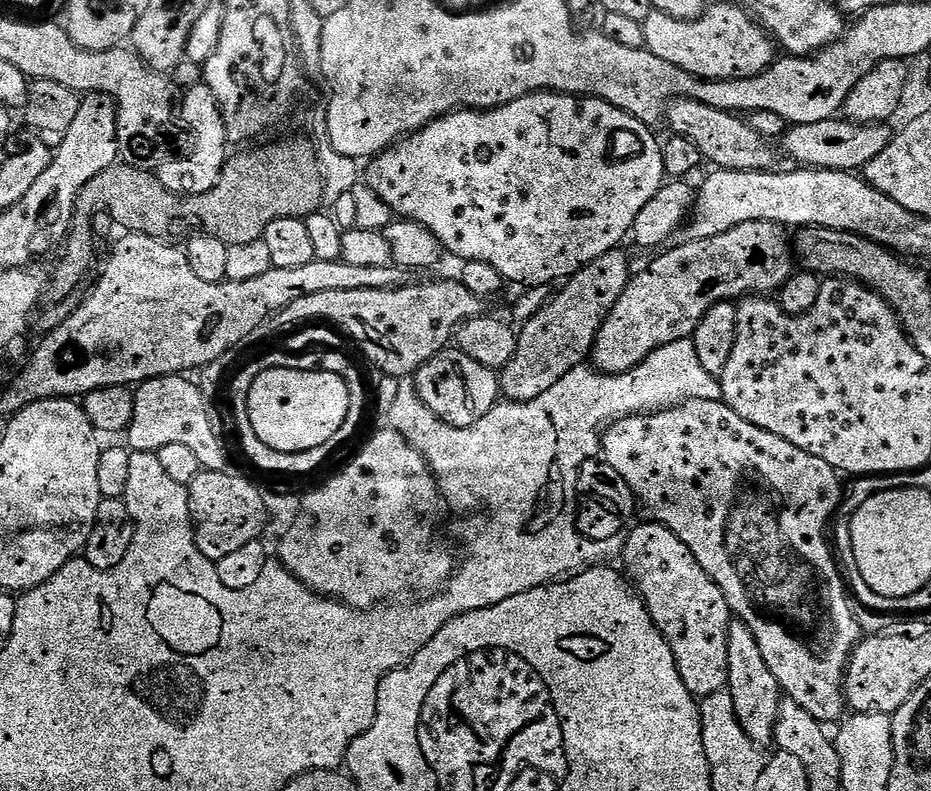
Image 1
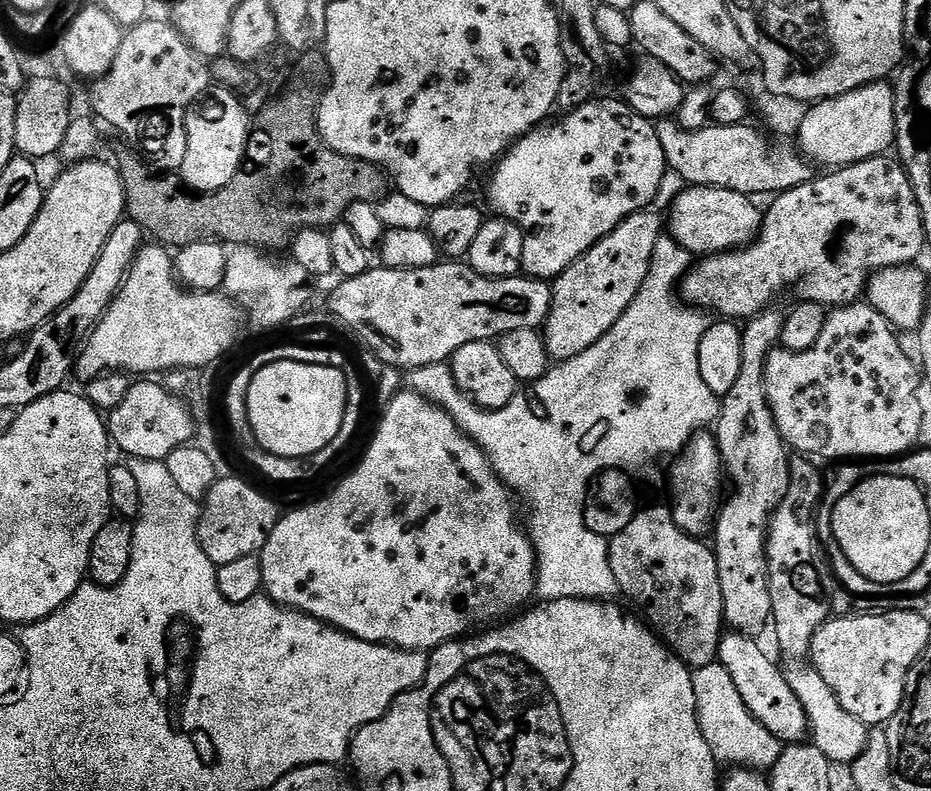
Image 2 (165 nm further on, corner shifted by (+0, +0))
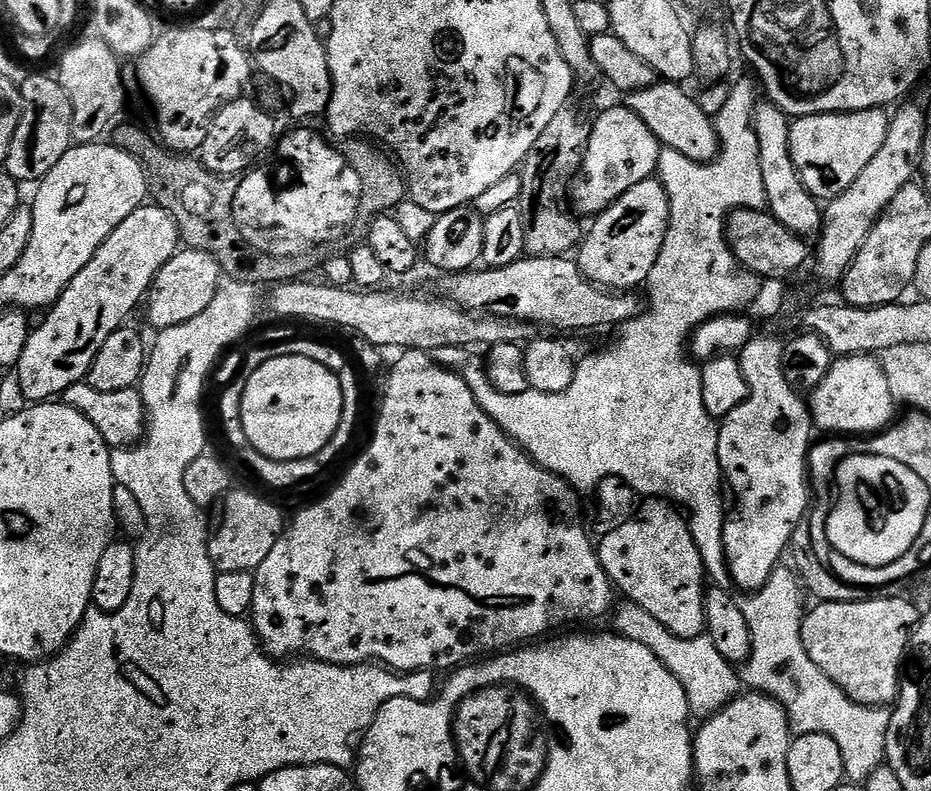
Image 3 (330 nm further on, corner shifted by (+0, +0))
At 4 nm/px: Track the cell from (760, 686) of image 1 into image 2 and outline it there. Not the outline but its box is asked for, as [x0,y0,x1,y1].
[714,310,790,637]

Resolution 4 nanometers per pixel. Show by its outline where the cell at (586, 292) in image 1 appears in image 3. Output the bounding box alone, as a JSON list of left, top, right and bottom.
[578,179,670,290]

